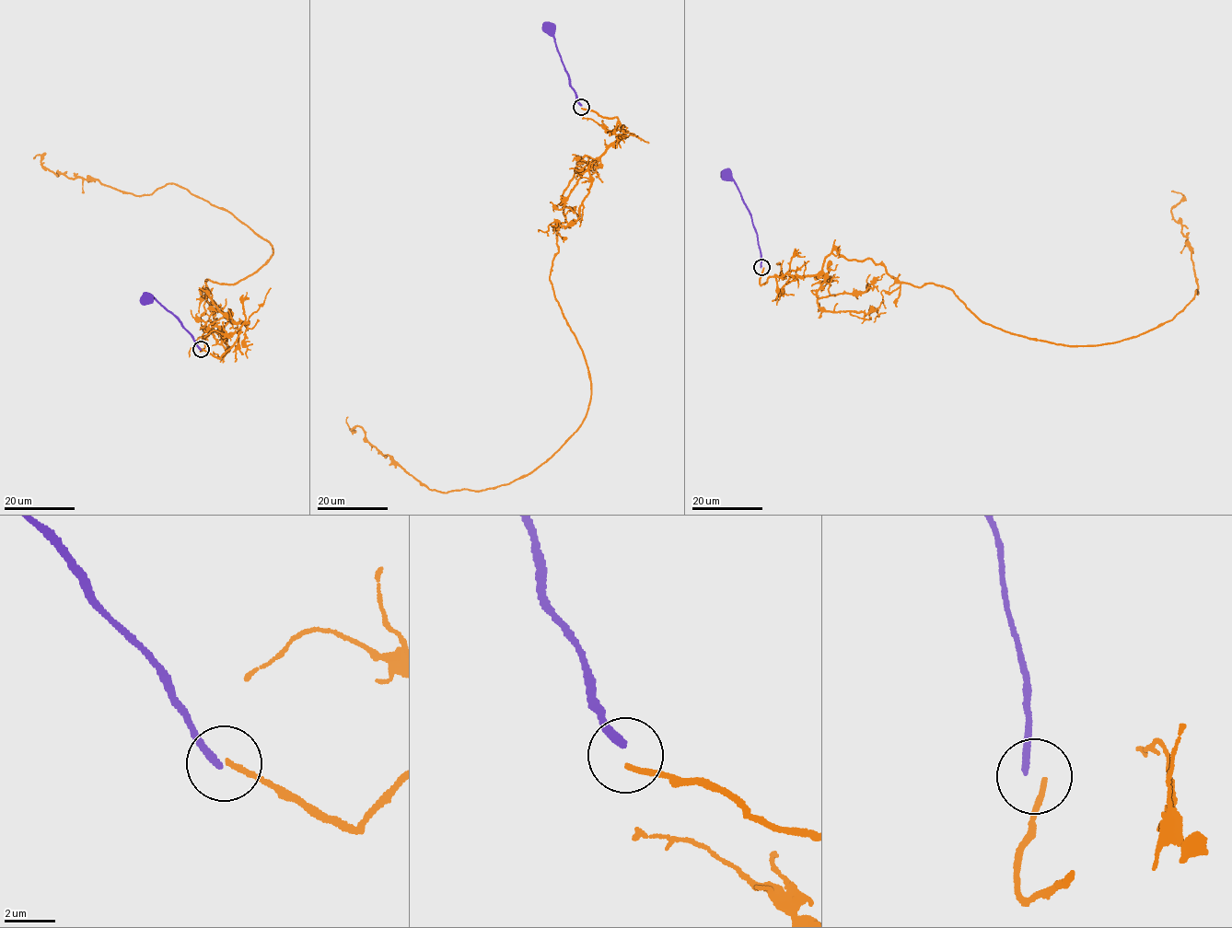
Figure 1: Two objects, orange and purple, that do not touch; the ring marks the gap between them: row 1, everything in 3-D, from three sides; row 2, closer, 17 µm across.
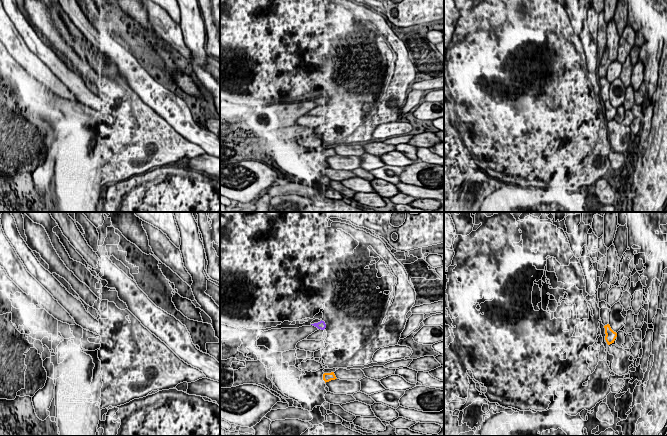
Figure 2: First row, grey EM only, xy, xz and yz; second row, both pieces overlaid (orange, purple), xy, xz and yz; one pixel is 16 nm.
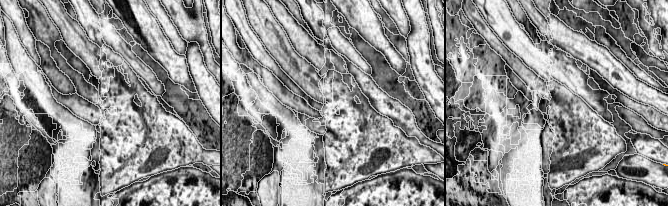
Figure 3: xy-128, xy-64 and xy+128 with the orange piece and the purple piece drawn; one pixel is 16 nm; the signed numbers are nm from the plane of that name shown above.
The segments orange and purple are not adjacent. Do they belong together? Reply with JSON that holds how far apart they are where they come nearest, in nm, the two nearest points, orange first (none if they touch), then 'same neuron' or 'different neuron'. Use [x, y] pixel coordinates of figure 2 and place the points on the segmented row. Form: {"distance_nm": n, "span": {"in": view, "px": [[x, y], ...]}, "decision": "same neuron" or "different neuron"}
{"distance_nm": 700, "span": {"in": "xz", "px": [[331, 372], [323, 329]]}, "decision": "same neuron"}

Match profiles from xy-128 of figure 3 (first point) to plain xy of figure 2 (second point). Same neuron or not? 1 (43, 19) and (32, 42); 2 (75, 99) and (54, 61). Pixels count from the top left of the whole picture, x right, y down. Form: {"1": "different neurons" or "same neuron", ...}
{"1": "different neurons", "2": "different neurons"}

